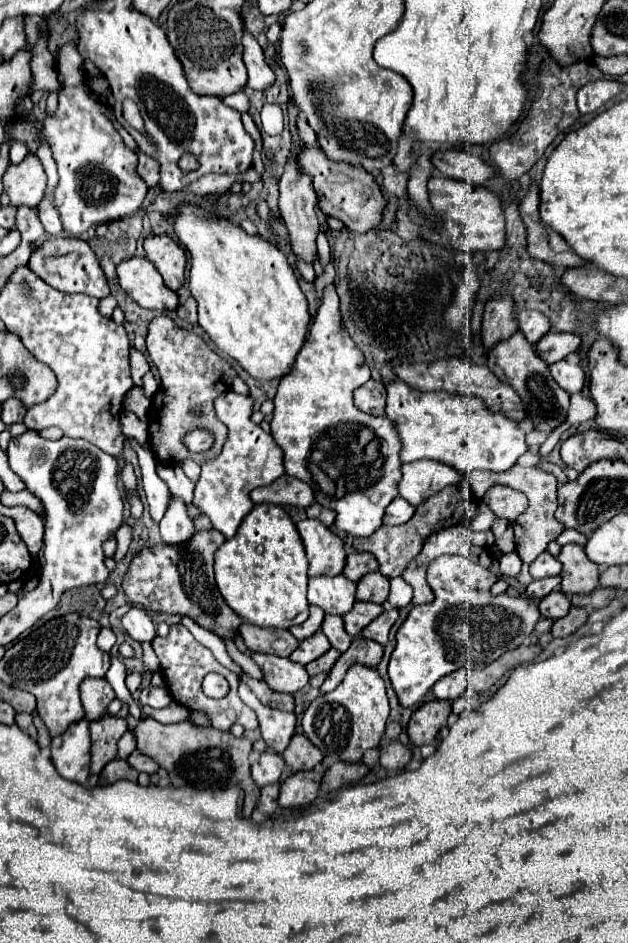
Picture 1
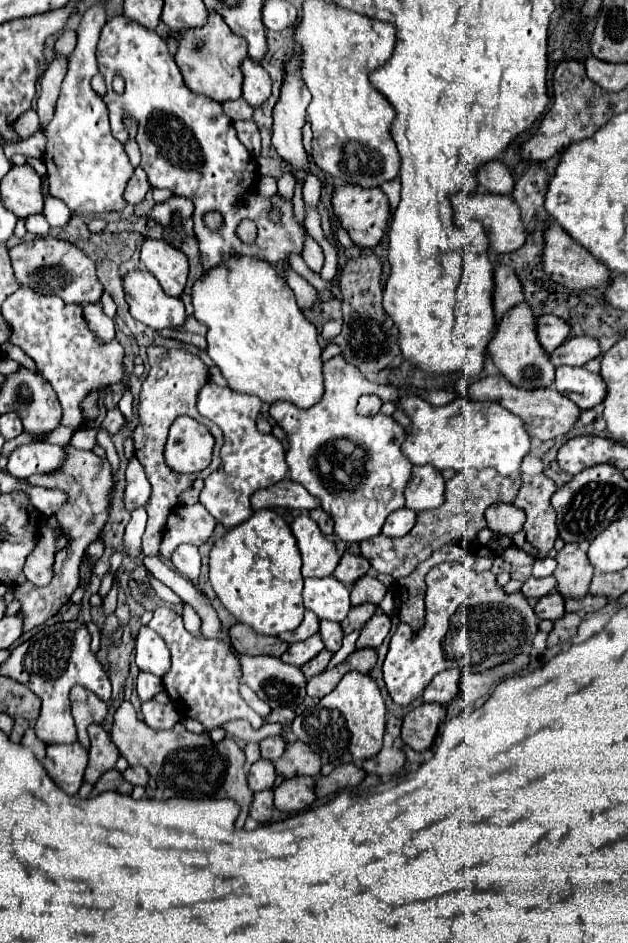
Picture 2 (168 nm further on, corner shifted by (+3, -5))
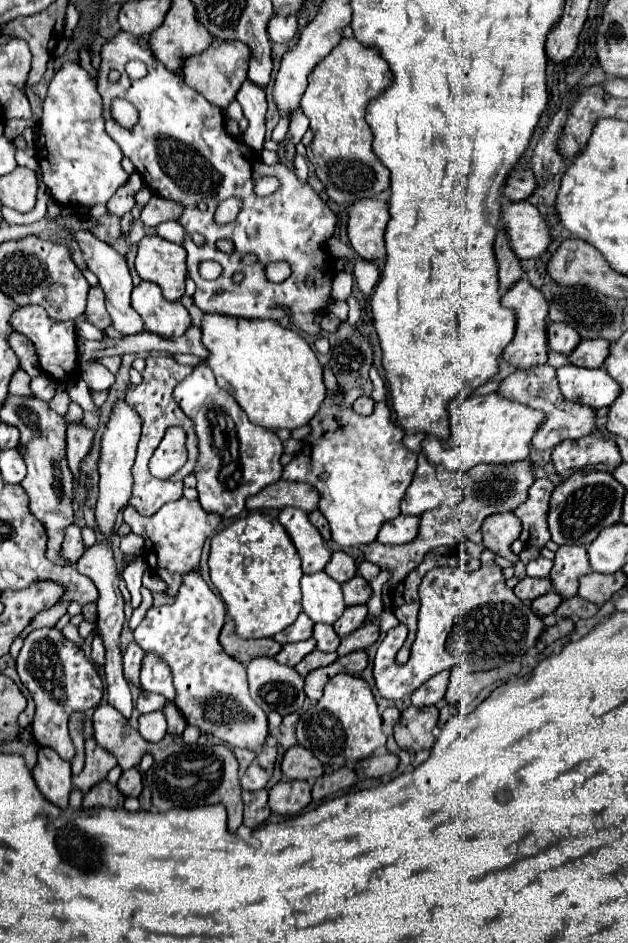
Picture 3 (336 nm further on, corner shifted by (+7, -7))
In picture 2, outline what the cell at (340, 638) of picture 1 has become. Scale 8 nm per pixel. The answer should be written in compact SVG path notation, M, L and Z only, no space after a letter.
M321 621L321 629L319 635L325 643L325 647L333 653L337 653L341 649L341 639L343 639L343 631L339 623L331 623L331 621Z

